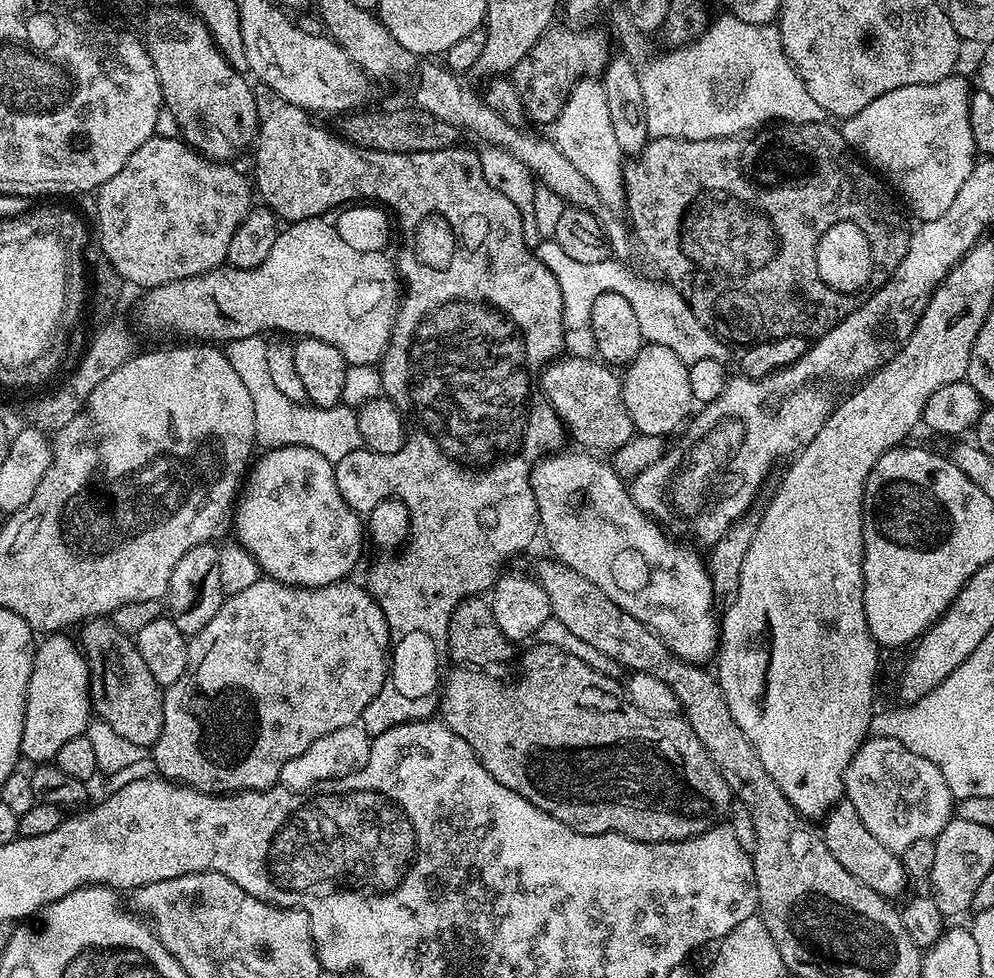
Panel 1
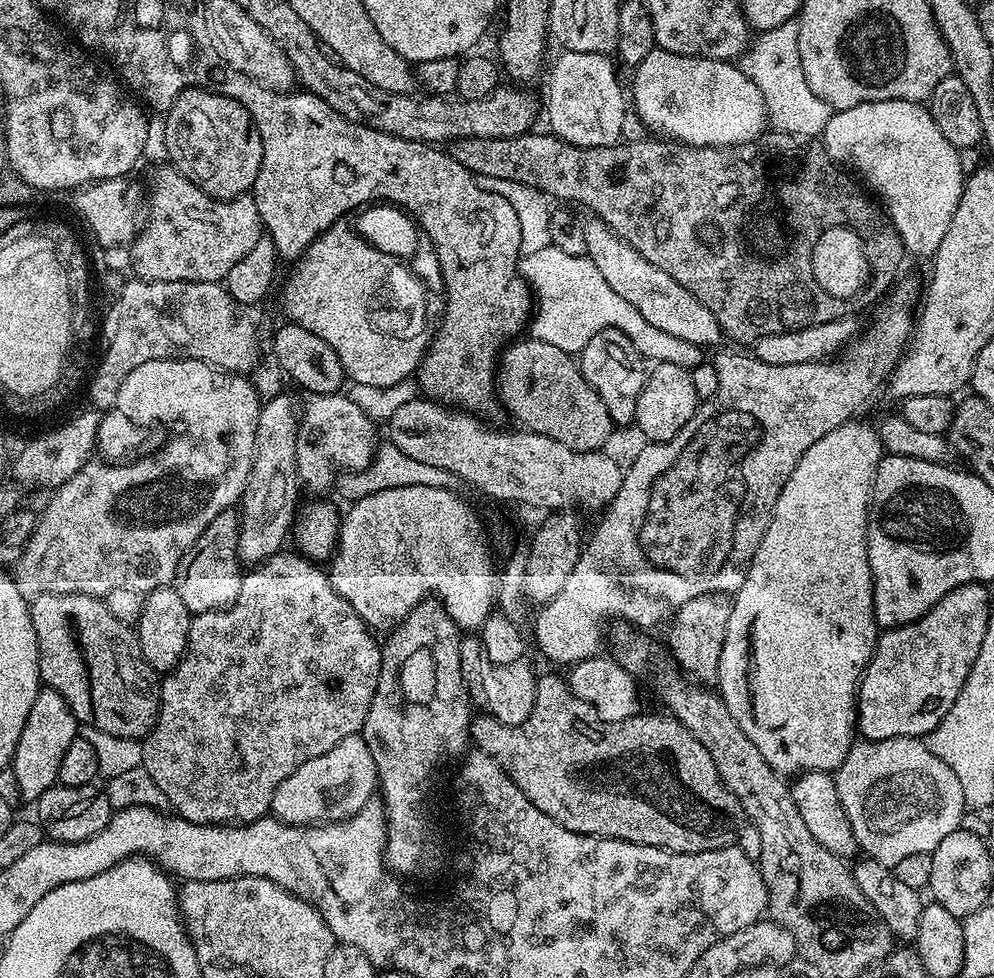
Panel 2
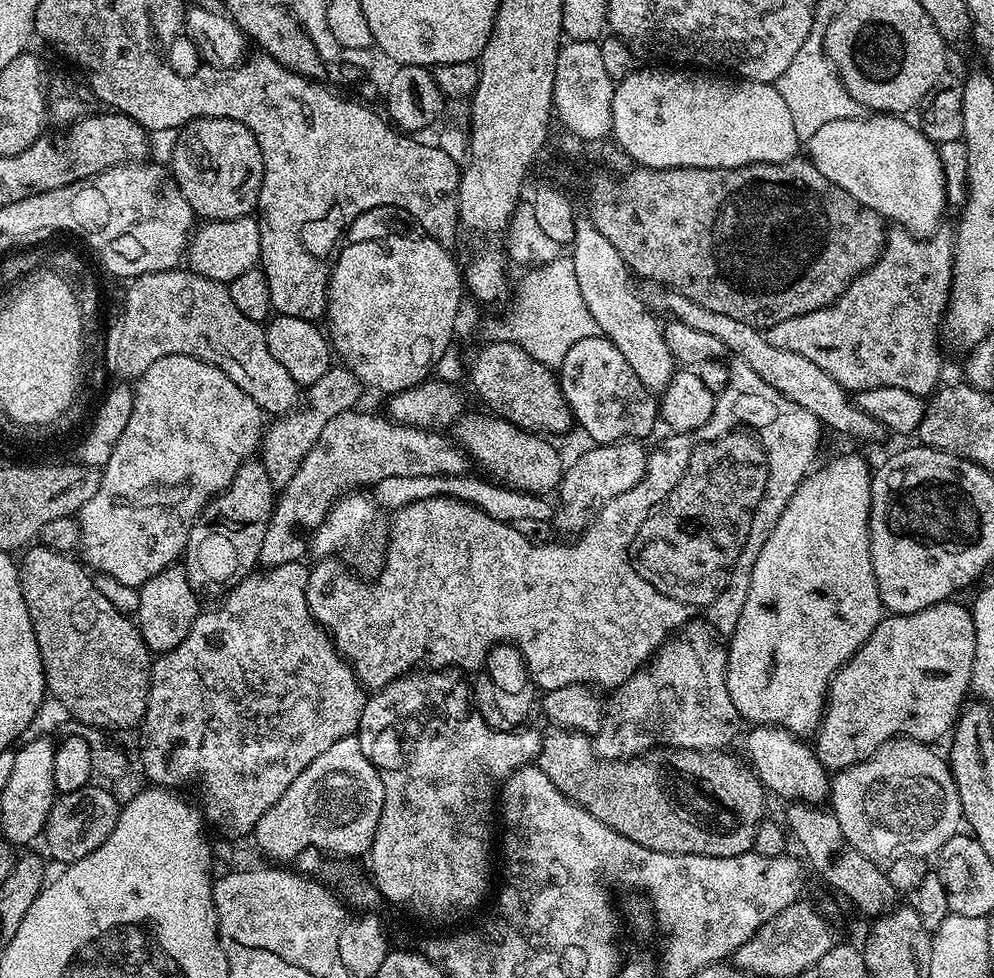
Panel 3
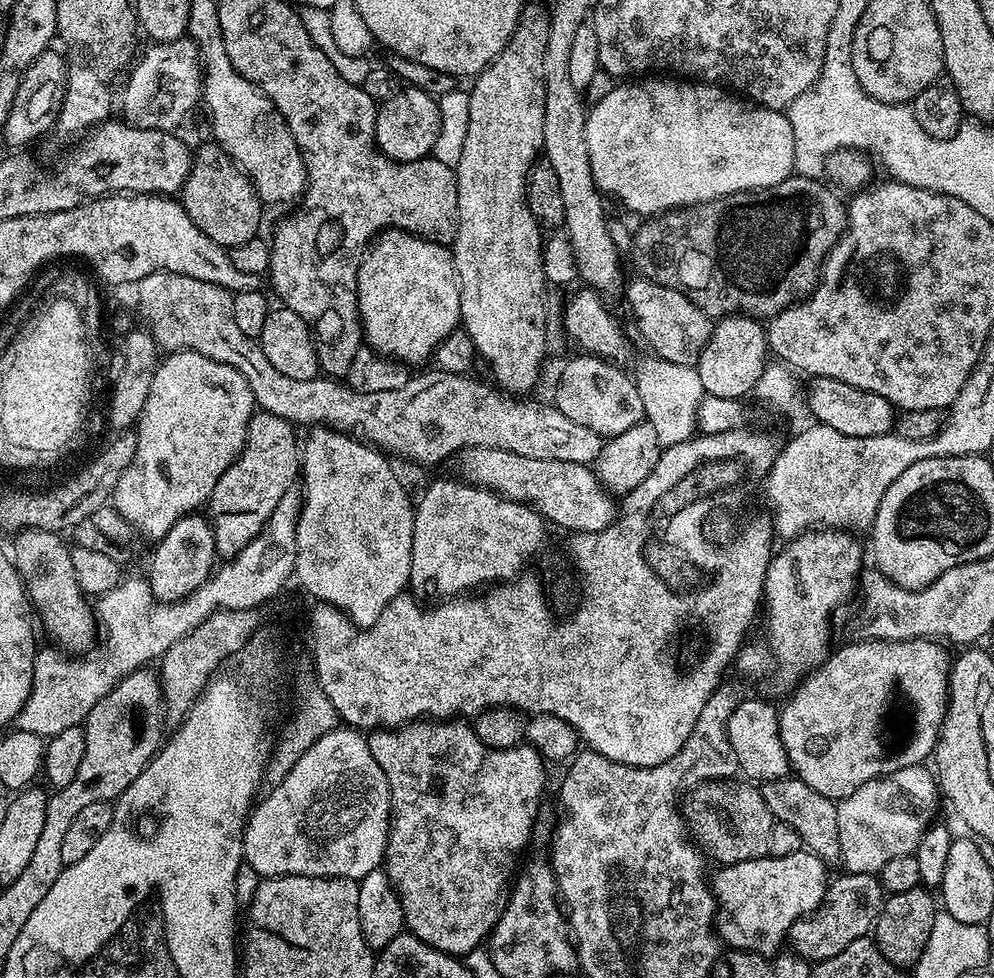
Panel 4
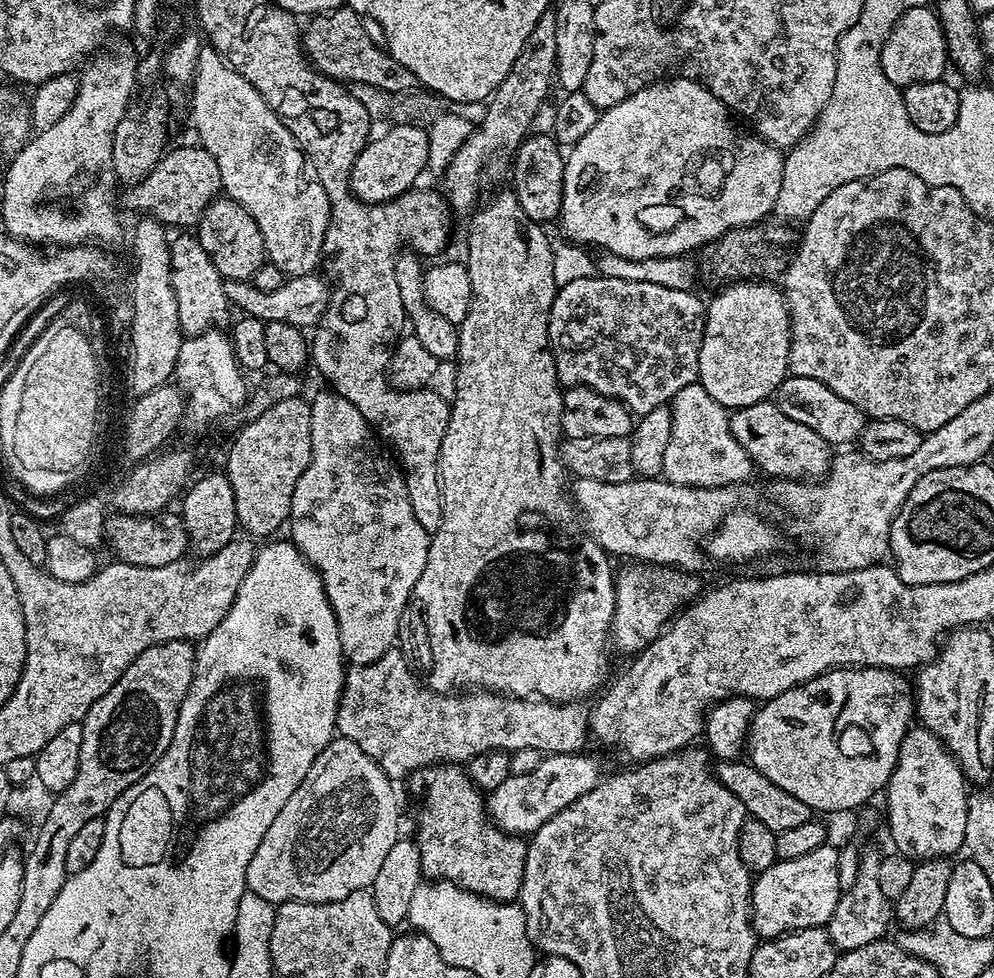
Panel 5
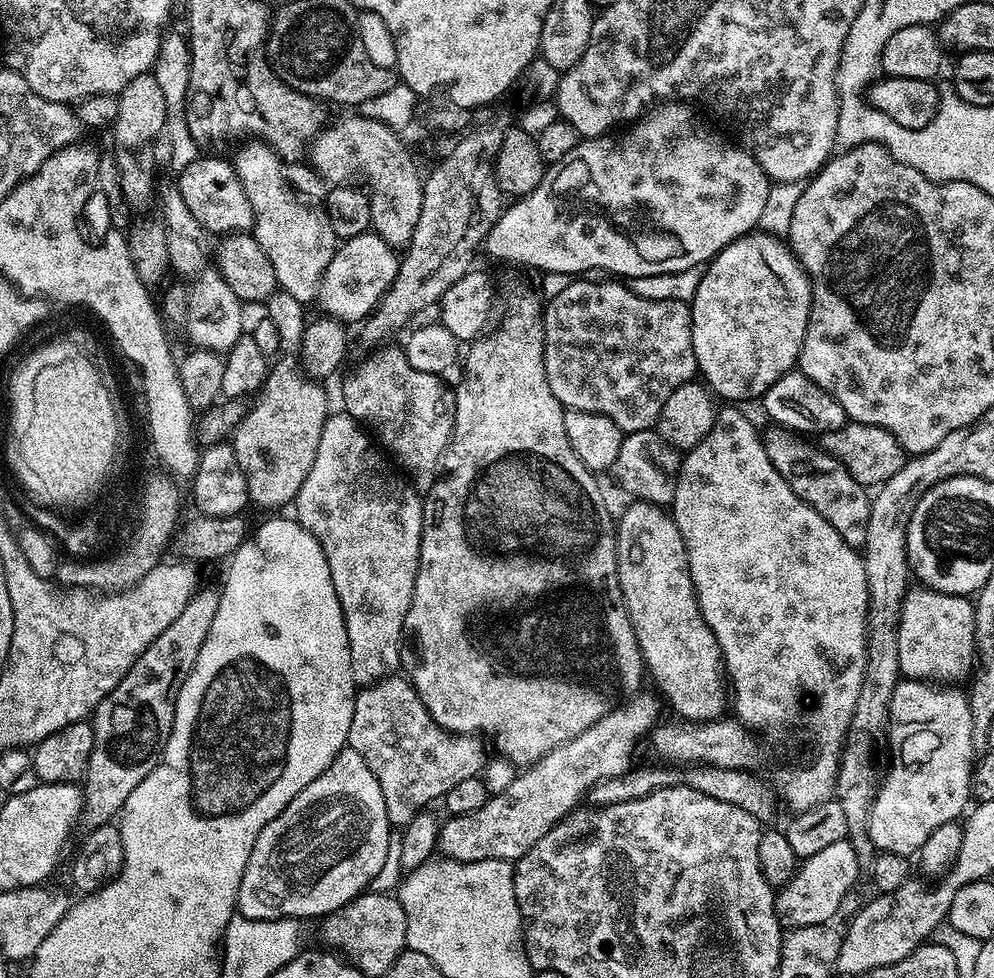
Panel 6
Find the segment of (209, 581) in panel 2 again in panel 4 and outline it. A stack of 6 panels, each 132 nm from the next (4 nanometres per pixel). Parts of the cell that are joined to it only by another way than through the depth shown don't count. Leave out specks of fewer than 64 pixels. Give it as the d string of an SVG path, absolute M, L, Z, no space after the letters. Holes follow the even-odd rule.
M263 410L253 415L248 424L248 440L244 443L240 456L218 478L206 505L207 515L210 517L212 533L216 539L216 551L221 557L235 558L243 548L249 547L268 526L270 514L274 514L274 506L282 499L282 494L297 483L302 472L302 444L296 441L297 429L288 420L278 418L274 414Z

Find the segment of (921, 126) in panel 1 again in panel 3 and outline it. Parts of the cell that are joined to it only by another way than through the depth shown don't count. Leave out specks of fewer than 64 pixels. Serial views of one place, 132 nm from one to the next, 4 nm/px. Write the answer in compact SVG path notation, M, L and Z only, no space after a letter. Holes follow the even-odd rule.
M868 114L865 120L835 120L826 122L806 142L807 159L812 161L820 173L830 182L842 186L850 198L862 206L870 206L885 221L902 227L912 235L927 238L941 227L940 219L948 204L948 195L944 189L944 164L940 161L940 149L925 138L915 123L907 124L907 119L896 114Z

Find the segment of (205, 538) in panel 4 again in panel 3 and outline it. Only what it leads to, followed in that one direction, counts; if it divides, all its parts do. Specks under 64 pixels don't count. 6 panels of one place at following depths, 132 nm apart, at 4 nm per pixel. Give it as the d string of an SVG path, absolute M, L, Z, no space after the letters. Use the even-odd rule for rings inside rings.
M173 566L154 574L150 582L139 588L140 597L134 623L140 629L140 637L146 642L149 652L163 654L174 651L189 634L195 618L202 611L201 597L190 586L183 567Z

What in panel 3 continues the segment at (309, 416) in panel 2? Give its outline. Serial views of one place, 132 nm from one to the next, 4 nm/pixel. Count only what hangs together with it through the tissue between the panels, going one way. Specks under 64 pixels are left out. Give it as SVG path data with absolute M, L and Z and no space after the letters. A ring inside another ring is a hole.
M360 411L340 412L334 418L330 418L330 422L326 422L326 427L322 429L322 434L318 434L318 442L310 446L310 454L302 458L302 466L294 470L294 478L290 478L290 482L286 482L286 486L279 489L266 530L266 538L262 538L260 564L265 569L277 568L295 560L303 561L304 552L306 556L310 548L306 533L314 530L324 521L328 511L341 496L361 486L375 486L386 478L463 476L469 471L470 460L464 449L451 439L446 440L439 431L412 428L408 424L397 424L383 415L371 416L368 412Z

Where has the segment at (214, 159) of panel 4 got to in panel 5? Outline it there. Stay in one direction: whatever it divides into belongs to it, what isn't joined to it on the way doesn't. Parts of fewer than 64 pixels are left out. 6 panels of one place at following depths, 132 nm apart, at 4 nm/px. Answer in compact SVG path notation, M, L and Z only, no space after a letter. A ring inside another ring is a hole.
M227 198L212 200L210 206L206 206L199 224L195 225L194 235L200 239L202 250L206 250L206 254L210 254L210 262L214 262L214 266L218 269L220 275L224 277L225 281L251 281L252 275L266 262L262 230L258 230L258 222L254 222L254 218L250 218L247 210L233 200Z

